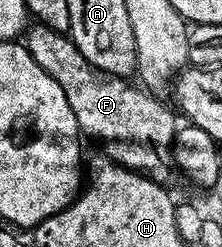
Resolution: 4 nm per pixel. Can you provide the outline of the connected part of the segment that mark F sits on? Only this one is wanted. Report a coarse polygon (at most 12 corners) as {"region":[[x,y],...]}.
{"region":[[36,21],[30,57],[62,85],[81,136],[161,185],[178,115]]}

